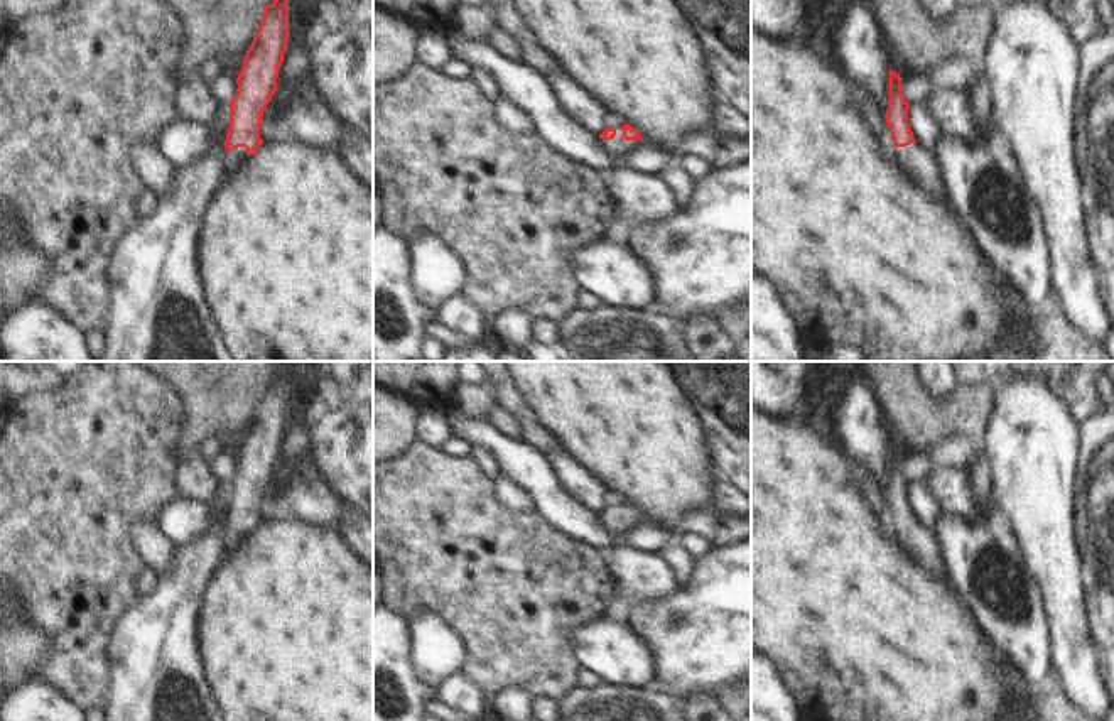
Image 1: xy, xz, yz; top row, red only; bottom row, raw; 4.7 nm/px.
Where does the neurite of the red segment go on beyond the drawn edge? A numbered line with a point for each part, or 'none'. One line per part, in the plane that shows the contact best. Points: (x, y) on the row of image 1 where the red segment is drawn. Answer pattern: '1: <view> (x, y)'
1: xz (616, 146).

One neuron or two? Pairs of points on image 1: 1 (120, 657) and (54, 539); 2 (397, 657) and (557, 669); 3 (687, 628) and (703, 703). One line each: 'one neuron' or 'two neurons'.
1: two neurons
2: two neurons
3: two neurons

